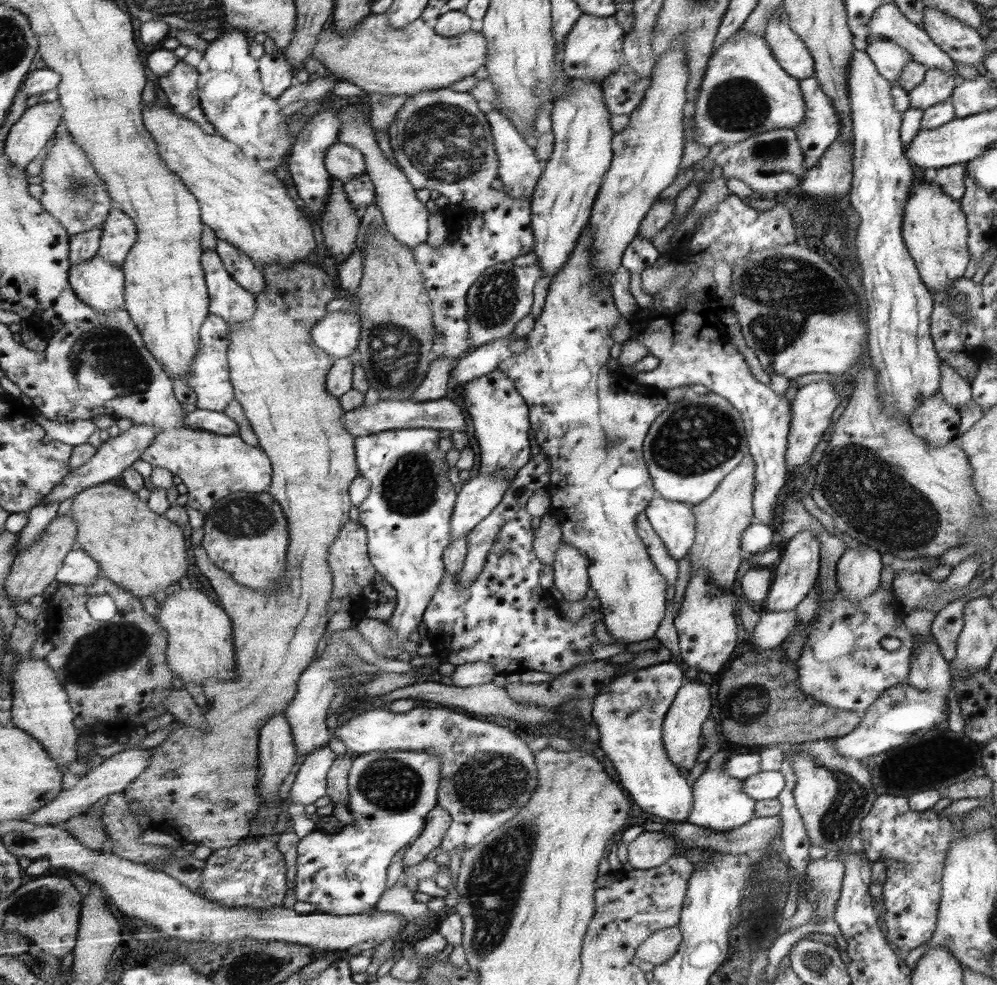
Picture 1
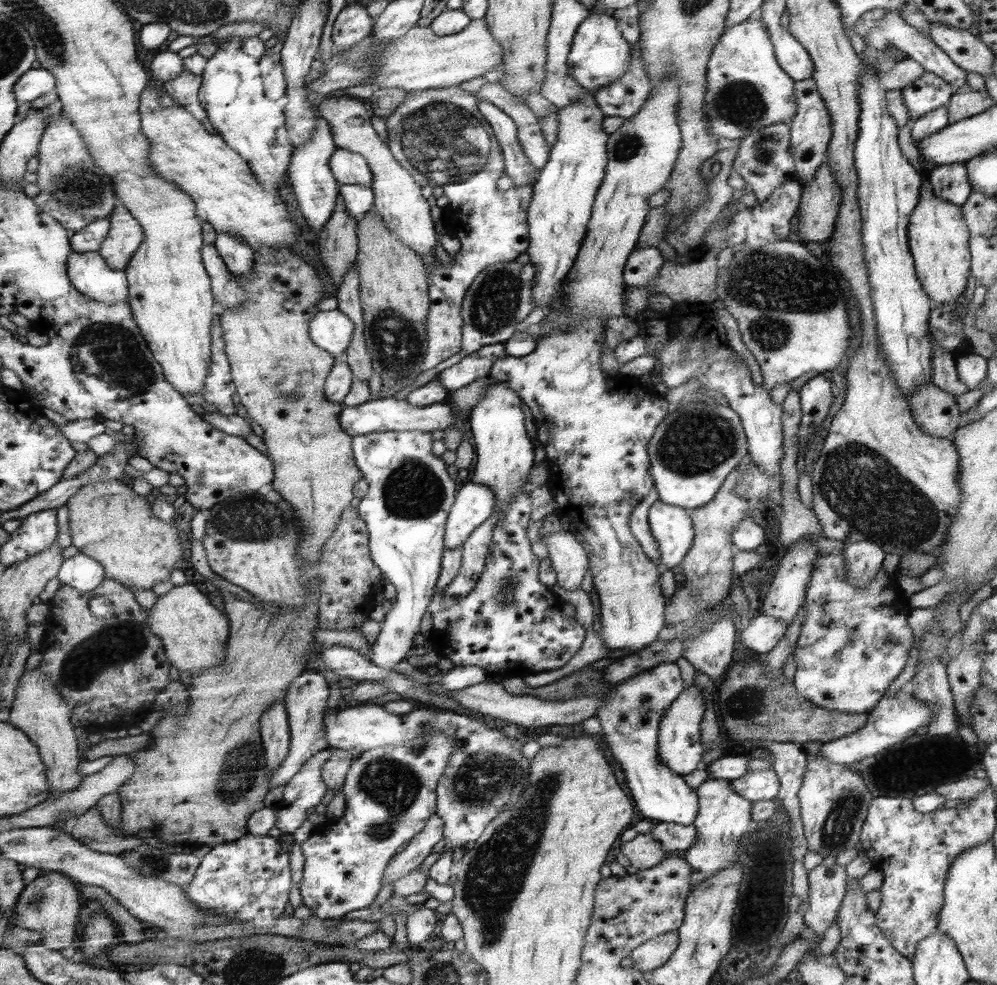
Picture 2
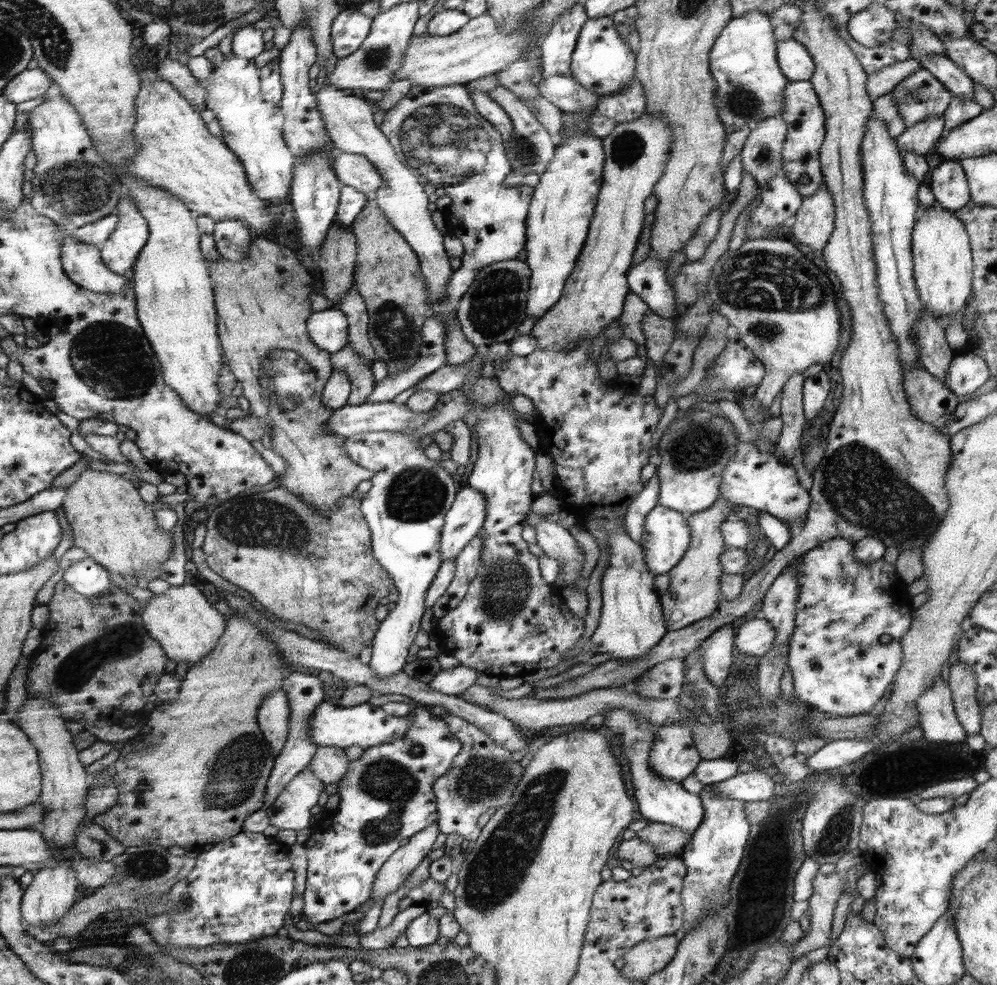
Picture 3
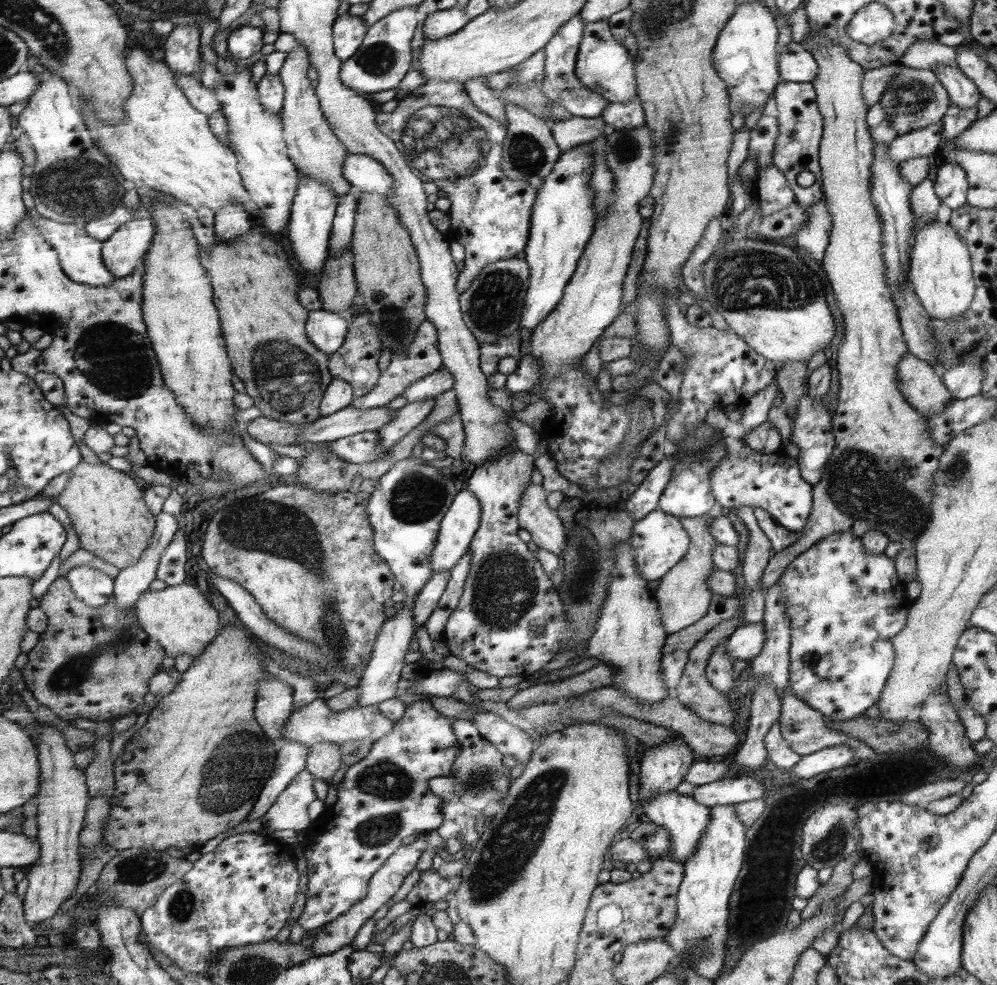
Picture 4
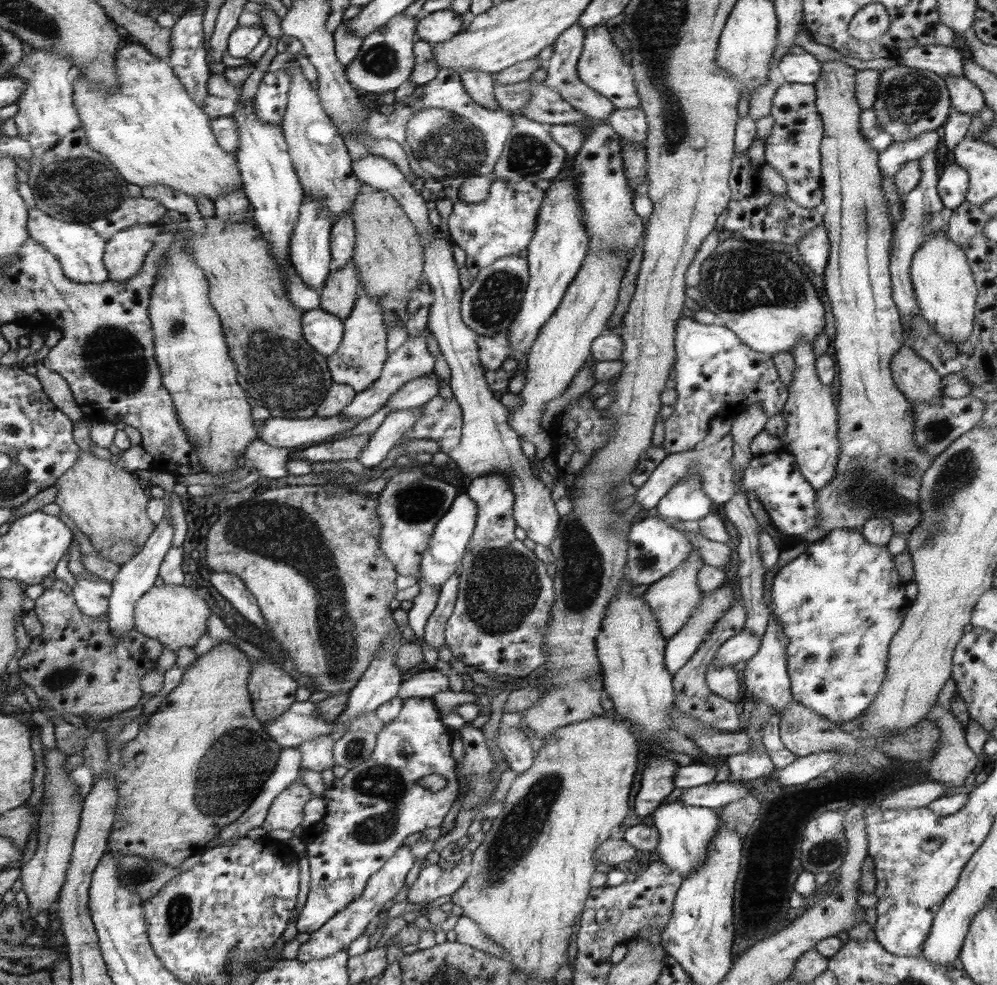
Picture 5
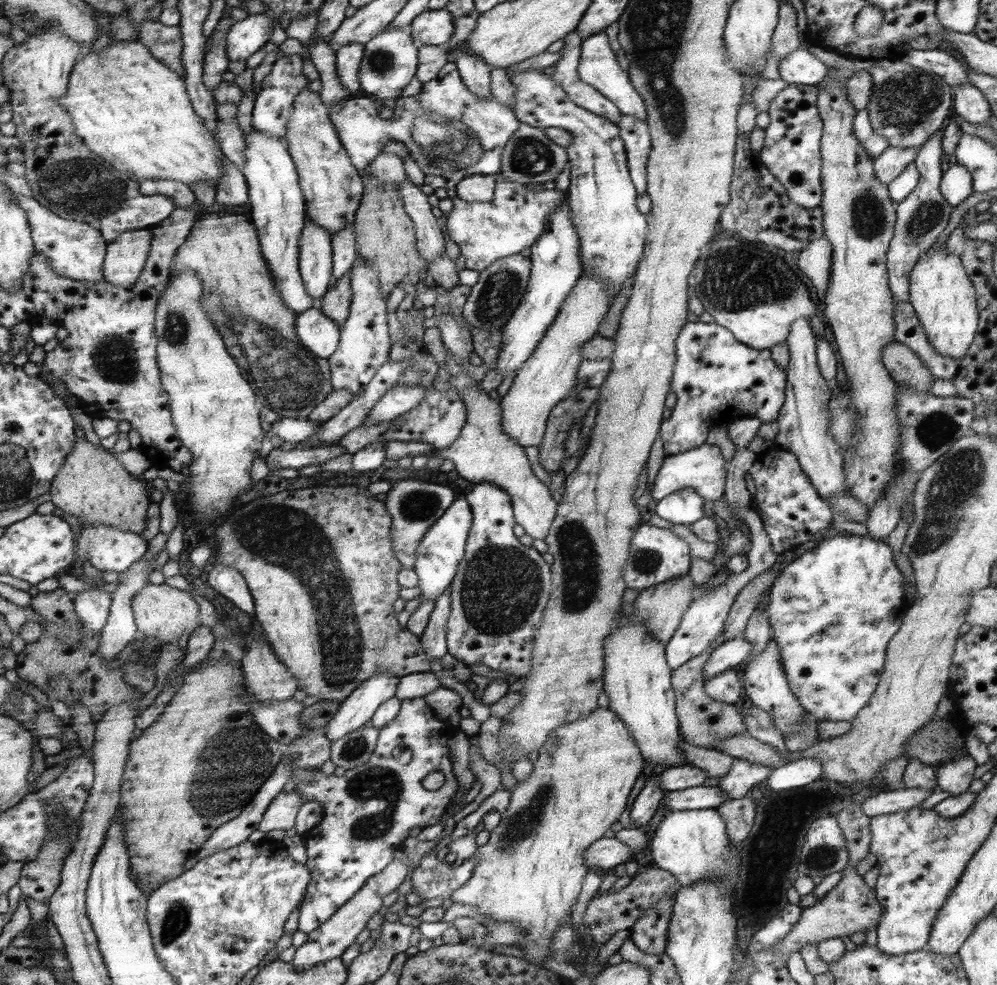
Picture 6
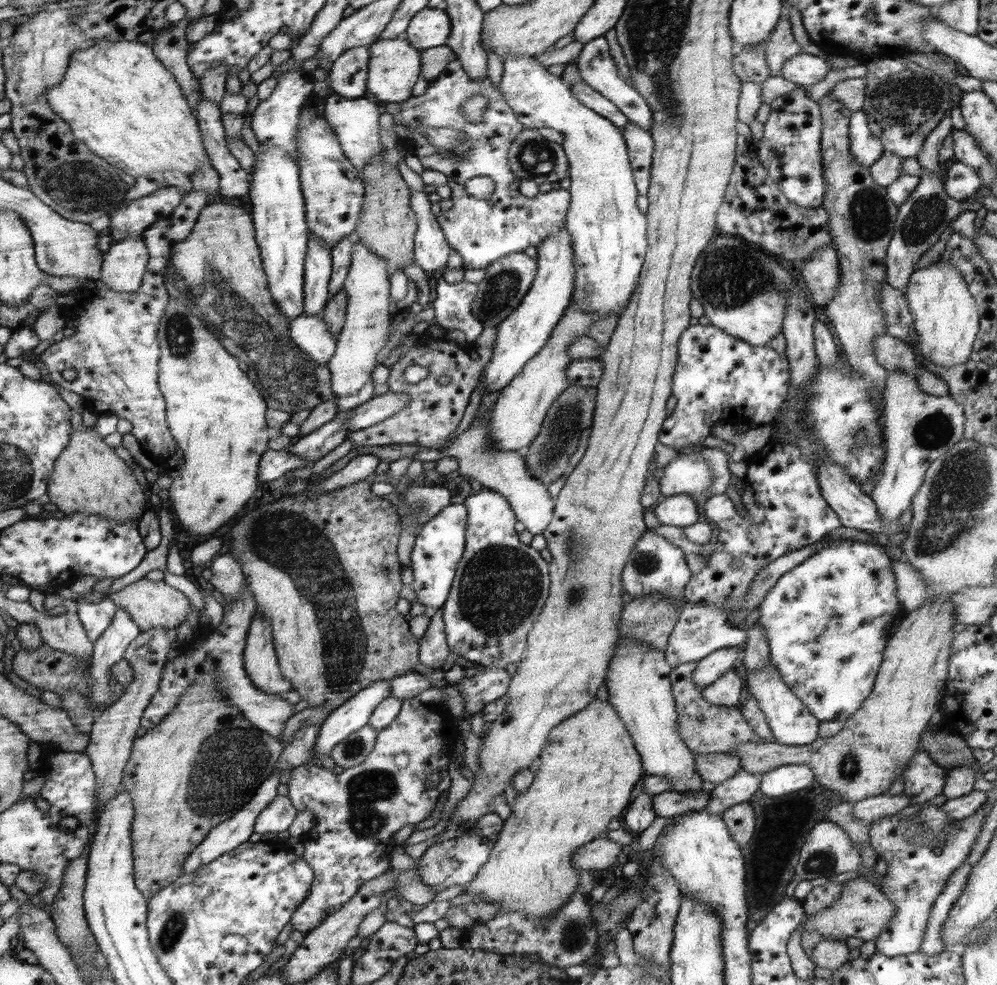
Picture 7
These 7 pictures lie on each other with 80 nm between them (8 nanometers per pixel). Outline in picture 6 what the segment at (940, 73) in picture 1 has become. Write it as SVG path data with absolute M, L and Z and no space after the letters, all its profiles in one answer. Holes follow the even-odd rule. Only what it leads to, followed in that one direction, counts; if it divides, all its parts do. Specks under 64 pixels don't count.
M878 59L878 63L869 69L872 75L872 96L866 110L874 132L886 137L889 146L917 147L922 146L932 135L944 127L952 117L953 89L937 74L916 68L901 59Z

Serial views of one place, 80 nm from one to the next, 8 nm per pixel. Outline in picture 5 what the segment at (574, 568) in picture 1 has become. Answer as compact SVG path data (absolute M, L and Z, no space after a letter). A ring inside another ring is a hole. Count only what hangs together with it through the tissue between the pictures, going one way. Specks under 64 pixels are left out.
M438 230L432 238L422 244L424 270L422 282L433 296L428 313L427 330L434 335L444 360L448 363L451 375L449 385L453 398L460 405L463 425L461 439L456 448L448 452L450 462L458 466L470 479L484 474L502 474L511 482L515 492L513 517L516 524L523 528L530 540L536 544L550 547L555 540L560 517L552 501L551 488L535 478L530 468L530 460L520 448L521 436L509 425L509 410L490 390L485 379L484 368L478 359L478 334L471 330L461 317L461 296L458 266L453 258L450 244L440 236Z

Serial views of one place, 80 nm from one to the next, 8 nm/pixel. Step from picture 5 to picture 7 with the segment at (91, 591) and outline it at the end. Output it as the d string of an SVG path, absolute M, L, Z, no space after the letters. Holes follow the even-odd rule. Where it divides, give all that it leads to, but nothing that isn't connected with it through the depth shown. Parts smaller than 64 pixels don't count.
M106 595L98 603L87 601L76 603L74 609L82 621L87 637L94 642L99 636L102 636L104 630L112 622L117 606L110 595Z

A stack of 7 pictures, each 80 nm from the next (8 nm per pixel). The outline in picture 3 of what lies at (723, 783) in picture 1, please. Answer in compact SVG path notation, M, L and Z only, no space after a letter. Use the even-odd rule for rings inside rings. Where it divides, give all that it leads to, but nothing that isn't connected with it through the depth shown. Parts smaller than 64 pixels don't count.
M704 785L699 797L704 807L704 820L693 832L689 843L679 853L687 866L681 899L684 905L683 921L674 936L680 940L685 932L726 898L726 887L738 873L740 860L744 856L749 832L753 828L744 816L743 800L719 797L710 785Z

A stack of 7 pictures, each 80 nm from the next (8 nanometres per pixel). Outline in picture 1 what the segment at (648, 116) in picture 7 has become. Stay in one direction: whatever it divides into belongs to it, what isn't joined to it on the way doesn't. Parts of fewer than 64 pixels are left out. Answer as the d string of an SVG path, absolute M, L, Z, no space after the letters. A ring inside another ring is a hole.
M582 13L564 39L561 56L563 72L570 78L601 82L620 66L625 33L614 15L598 17Z

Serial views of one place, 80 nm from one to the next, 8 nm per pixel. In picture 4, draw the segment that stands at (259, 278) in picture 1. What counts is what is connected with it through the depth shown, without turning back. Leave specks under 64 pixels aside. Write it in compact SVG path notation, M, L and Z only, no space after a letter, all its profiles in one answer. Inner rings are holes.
M228 203L222 211L215 214L213 234L224 243L232 243L240 235L251 230L251 220L247 206L240 205L240 203Z

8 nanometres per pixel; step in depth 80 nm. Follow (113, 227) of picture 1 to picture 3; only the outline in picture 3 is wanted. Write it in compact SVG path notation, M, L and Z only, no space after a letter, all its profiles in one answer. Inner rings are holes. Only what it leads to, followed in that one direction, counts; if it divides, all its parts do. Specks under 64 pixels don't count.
M130 197L120 200L118 208L118 226L101 247L102 260L115 274L129 276L151 230Z

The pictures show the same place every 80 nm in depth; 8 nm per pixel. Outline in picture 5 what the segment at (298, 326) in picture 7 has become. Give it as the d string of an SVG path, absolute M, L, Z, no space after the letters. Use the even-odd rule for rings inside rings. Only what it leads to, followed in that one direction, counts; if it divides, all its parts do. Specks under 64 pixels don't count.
M322 309L307 310L302 318L303 335L320 354L330 356L340 347L344 323Z

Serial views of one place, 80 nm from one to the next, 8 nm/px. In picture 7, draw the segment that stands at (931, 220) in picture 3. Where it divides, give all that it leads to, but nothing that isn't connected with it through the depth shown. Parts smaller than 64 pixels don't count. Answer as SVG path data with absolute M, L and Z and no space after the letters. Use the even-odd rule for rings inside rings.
M934 262L926 268L917 269L911 276L905 289L910 312L913 314L914 330L918 336L918 356L923 364L924 359L932 361L939 367L956 367L971 357L973 345L979 331L979 308L976 299L962 278L962 274L948 262Z

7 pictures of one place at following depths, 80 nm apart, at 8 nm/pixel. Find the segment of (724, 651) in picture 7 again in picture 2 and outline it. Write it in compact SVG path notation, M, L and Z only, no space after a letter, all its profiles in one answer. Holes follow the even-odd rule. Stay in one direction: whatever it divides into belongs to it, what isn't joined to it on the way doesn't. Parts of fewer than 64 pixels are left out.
M755 613L747 627L742 629L740 640L745 647L764 655L781 641L786 631L787 624L782 619Z

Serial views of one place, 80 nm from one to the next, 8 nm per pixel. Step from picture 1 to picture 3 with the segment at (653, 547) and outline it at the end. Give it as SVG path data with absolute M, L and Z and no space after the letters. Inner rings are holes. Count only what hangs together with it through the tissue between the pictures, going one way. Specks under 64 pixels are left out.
M658 472L654 474L645 487L635 495L632 502L629 502L626 514L623 518L625 530L630 538L640 544L643 542L644 521L647 514L659 503L659 481Z

